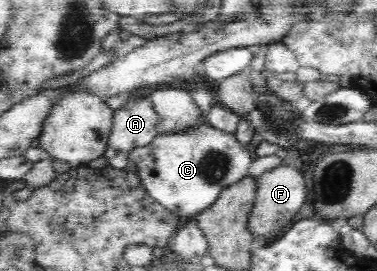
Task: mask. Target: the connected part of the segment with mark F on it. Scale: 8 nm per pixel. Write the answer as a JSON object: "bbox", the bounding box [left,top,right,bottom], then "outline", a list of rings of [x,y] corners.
{"bbox":[246,167,306,244],"outline":[[[276,167],[257,177],[258,189],[250,218],[246,221],[246,230],[255,240],[255,244],[265,244],[282,235],[282,229],[290,225],[296,213],[302,209],[306,198],[304,178],[294,167]]]}

